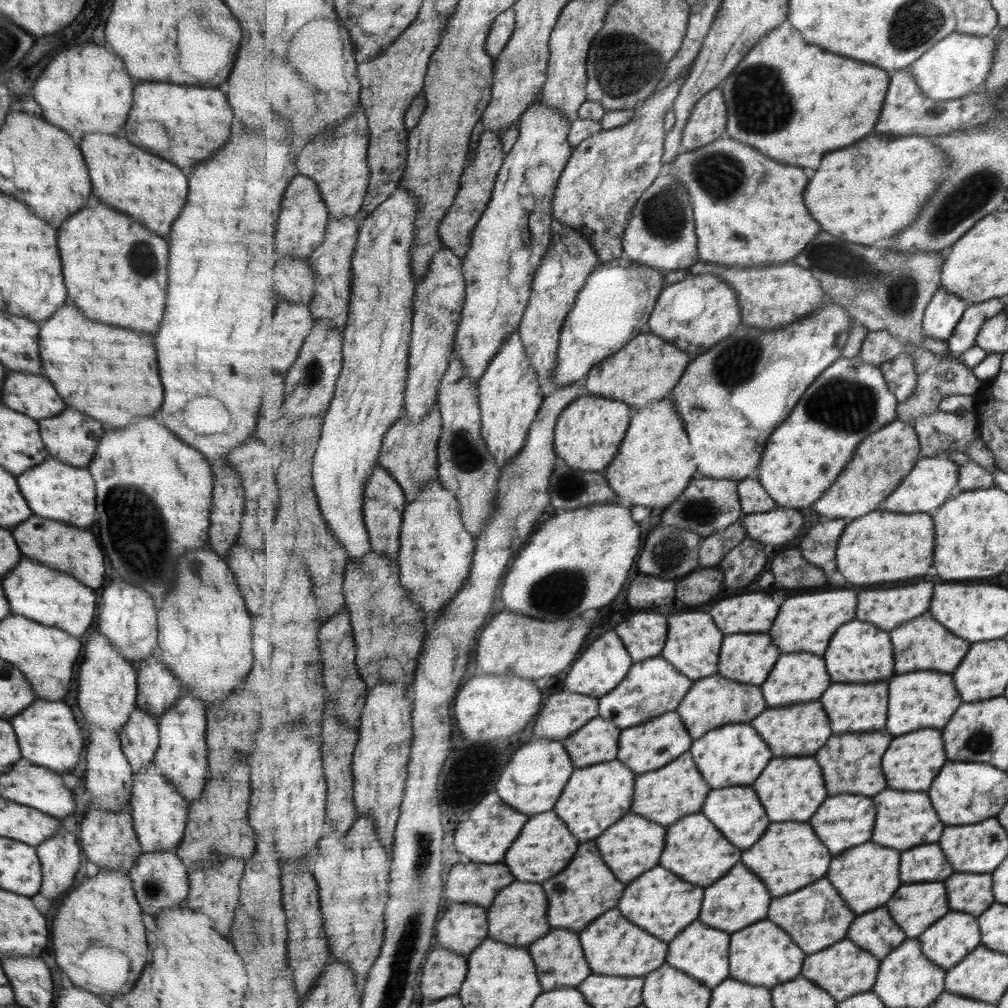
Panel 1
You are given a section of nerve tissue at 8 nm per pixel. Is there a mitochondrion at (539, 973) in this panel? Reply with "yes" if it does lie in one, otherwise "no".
no

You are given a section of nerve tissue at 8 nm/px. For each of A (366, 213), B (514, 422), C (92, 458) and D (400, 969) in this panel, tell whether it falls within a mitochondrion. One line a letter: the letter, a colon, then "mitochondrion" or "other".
A: other
B: other
C: other
D: mitochondrion

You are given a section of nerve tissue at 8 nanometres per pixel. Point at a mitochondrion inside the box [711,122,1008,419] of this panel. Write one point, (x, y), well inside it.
(833, 260)

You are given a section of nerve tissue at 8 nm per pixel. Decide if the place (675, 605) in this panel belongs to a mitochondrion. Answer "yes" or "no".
no

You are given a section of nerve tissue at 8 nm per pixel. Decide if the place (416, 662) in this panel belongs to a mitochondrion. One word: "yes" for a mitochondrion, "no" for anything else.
no

